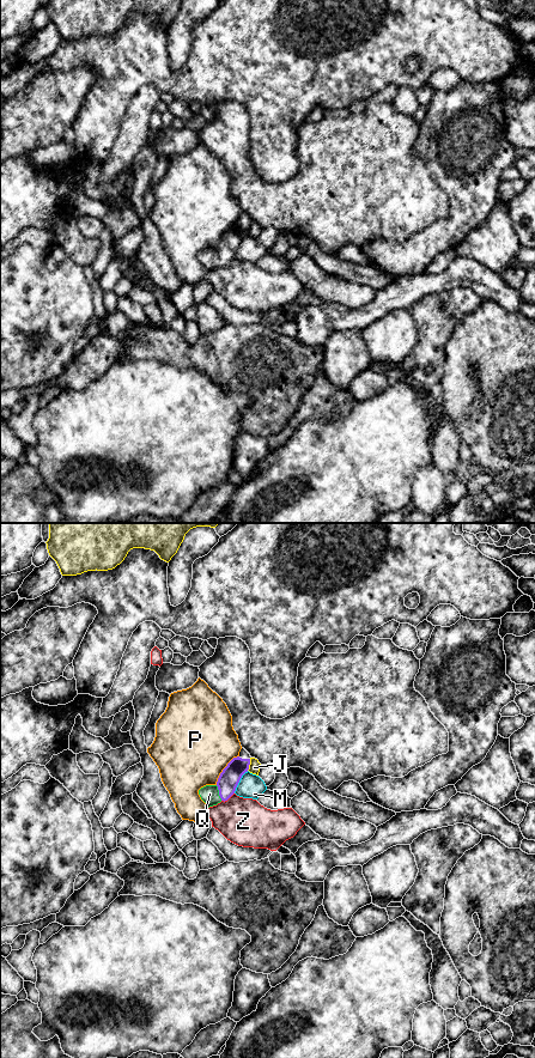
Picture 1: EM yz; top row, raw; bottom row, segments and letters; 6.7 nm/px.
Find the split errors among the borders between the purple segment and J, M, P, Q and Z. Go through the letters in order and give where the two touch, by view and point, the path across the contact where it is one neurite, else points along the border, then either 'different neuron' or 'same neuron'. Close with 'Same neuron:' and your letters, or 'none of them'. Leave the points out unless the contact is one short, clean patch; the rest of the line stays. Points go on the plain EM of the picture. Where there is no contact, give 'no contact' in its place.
J: meets purple in yz at (249, 227); different neuron
M: meets purple in yz at (238, 245); border along yz (248, 235), (242, 239), (233, 256); different neuron
P: meets purple in yz at (224, 232); different neuron
Q: meets purple in yz at (219, 256); runs through yz (230, 241), (226, 249), (219, 256), (210, 257); same neuron
Z: meets purple in yz at (228, 262); different neuron
Same neuron: Q

